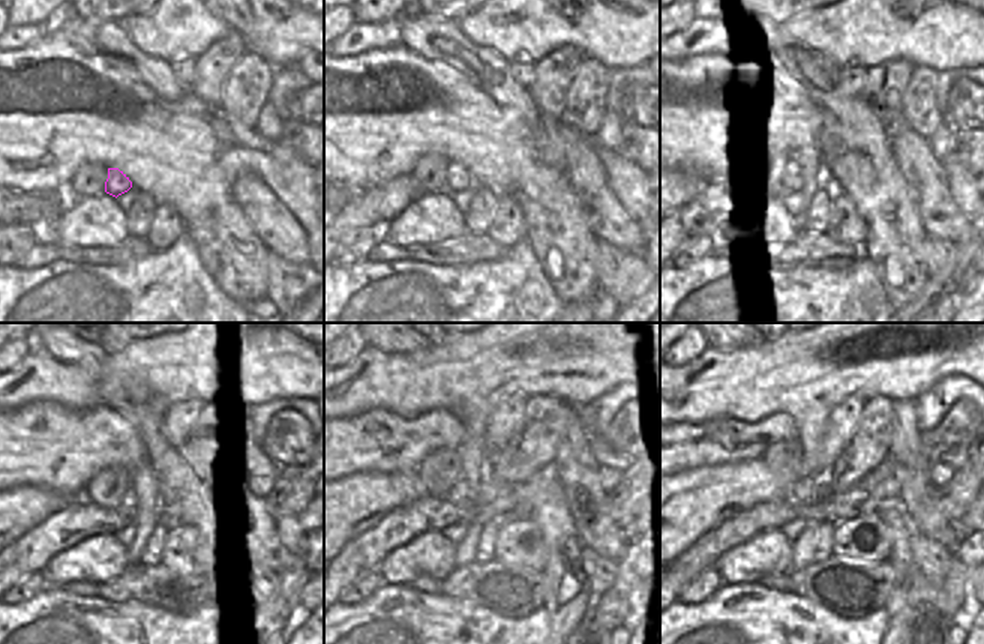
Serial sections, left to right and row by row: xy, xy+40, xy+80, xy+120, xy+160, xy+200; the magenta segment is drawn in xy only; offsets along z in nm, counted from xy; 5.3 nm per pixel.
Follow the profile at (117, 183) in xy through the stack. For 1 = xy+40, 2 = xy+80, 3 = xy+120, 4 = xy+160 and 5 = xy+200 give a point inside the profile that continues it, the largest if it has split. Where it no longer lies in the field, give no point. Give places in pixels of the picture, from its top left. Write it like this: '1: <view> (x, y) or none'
1: xy+40 (458, 177)
2: xy+80 (792, 177)
3: xy+120 (128, 508)
4: xy+160 (462, 494)
5: xy+200 (806, 491)

